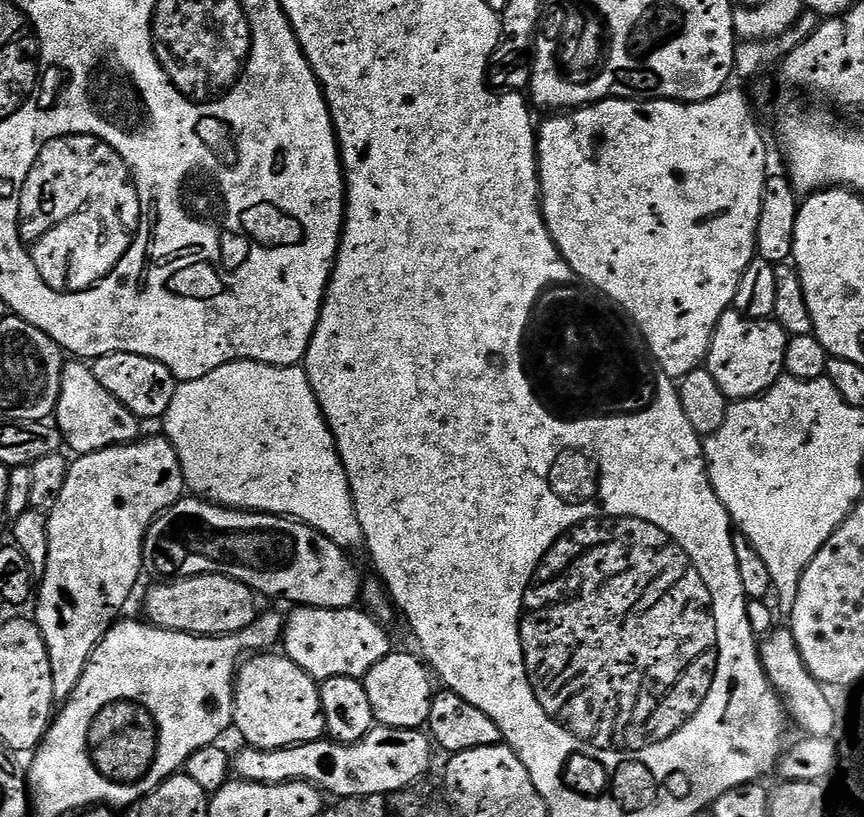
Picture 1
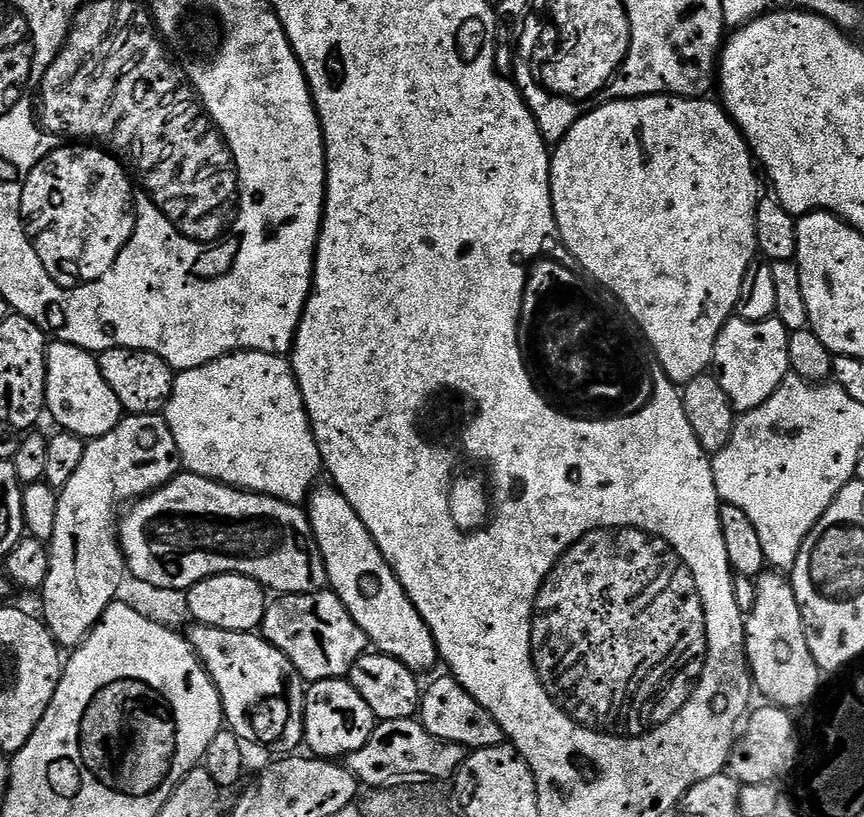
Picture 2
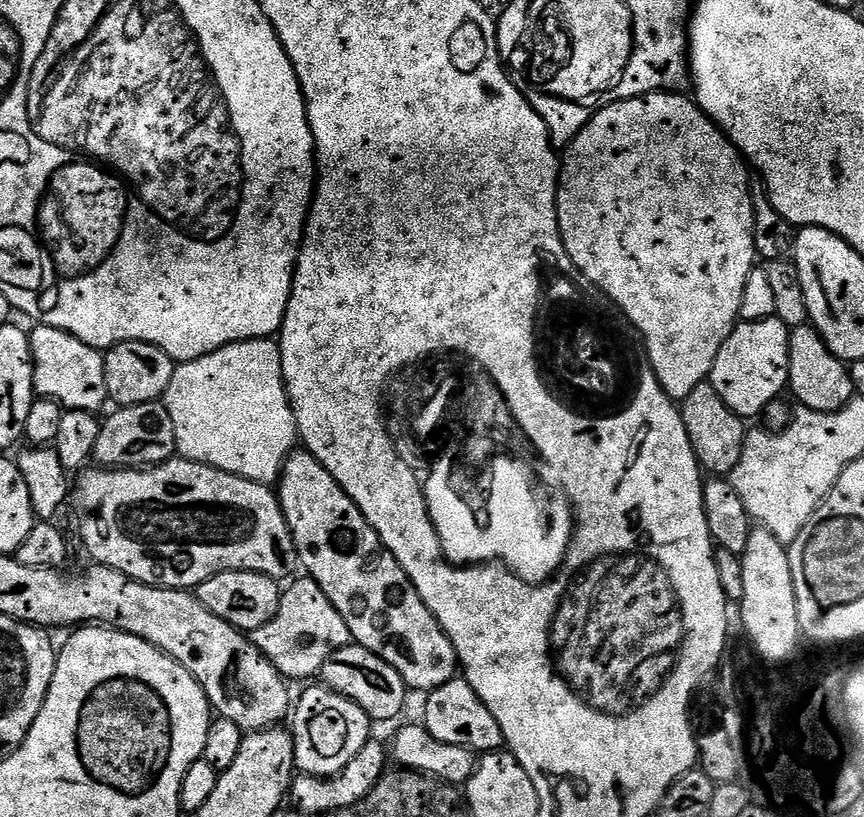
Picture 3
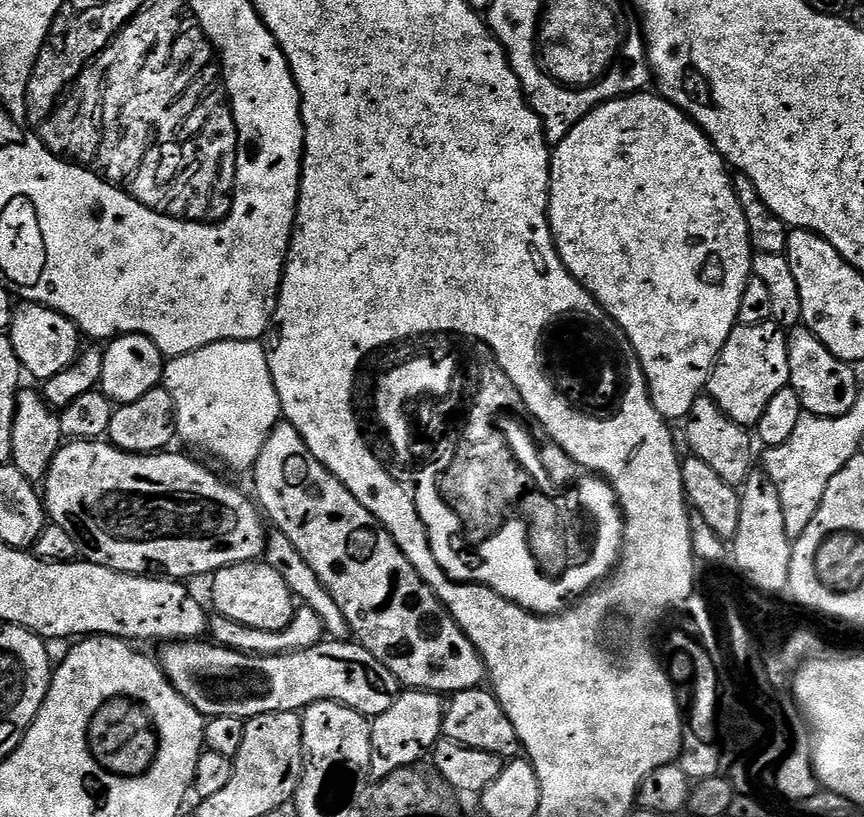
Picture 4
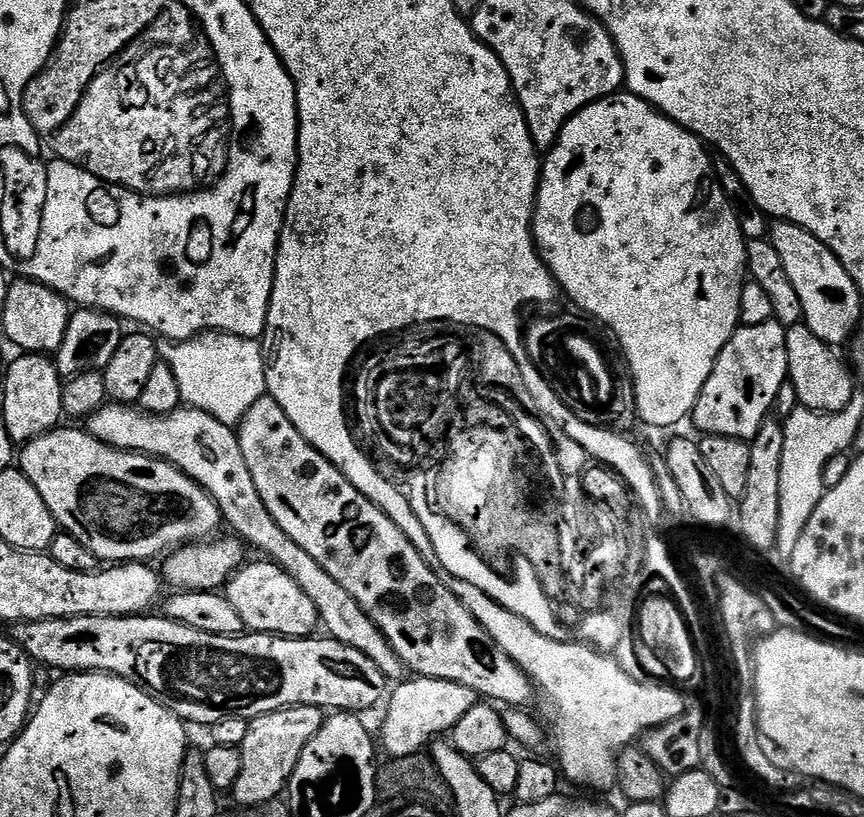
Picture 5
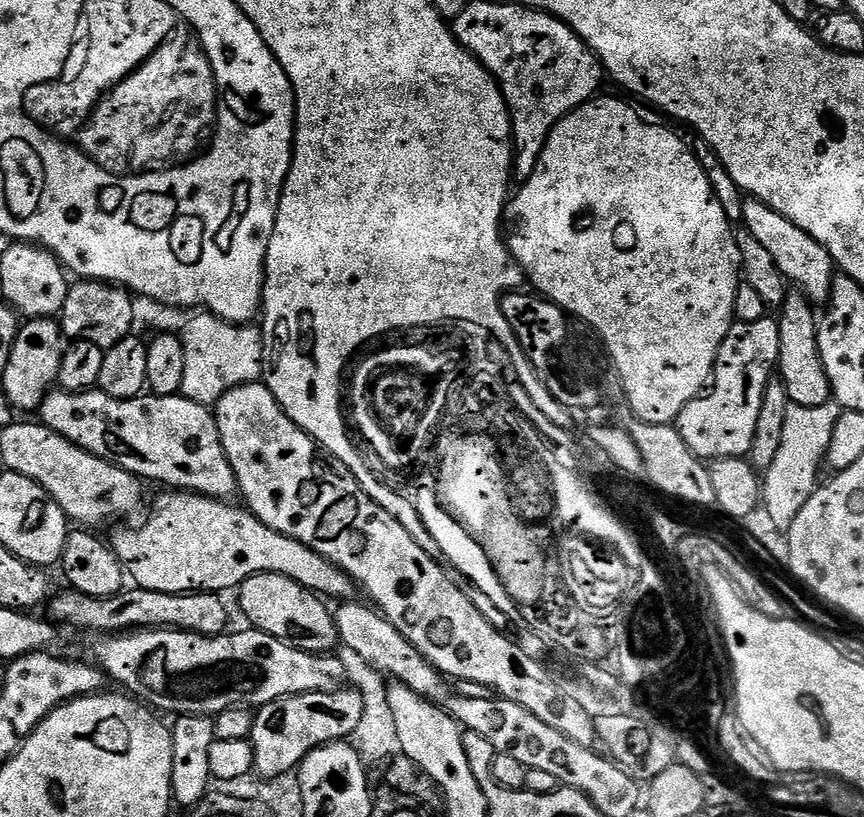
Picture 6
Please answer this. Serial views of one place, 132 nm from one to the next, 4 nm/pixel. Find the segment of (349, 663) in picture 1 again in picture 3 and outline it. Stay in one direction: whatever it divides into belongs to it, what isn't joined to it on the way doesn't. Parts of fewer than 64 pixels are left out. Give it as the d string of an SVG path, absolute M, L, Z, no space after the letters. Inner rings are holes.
M307 574L301 577L301 580L293 579L293 584L283 589L278 614L274 614L266 626L258 626L250 634L252 645L280 671L281 676L292 682L319 677L324 663L350 643L346 622L342 614L334 610L330 598L322 594L322 586Z

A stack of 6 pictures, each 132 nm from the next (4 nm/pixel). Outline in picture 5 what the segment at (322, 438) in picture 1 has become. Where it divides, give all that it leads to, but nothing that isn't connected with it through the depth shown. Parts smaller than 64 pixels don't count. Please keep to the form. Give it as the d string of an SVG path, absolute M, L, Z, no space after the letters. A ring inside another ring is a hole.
M201 332L200 335L189 340L177 340L173 342L161 339L158 344L158 352L162 357L163 363L168 364L170 370L174 370L174 378L178 378L178 390L180 391L181 401L187 407L197 408L214 418L218 418L218 422L222 422L223 424L239 425L240 420L246 414L246 410L250 410L250 406L254 406L254 402L258 402L258 398L262 398L268 391L268 387L266 386L266 352L260 340L247 340L241 336L232 336L229 332Z

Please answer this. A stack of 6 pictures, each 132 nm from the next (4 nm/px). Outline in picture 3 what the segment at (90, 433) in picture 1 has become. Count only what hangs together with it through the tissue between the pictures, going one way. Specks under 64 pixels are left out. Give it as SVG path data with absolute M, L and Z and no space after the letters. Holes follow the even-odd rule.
M36 324L33 329L30 332L30 339L32 341L32 387L35 395L46 400L55 400L65 410L99 413L100 407L109 403L104 377L104 352L74 338L74 334L66 330L58 330L54 326Z

